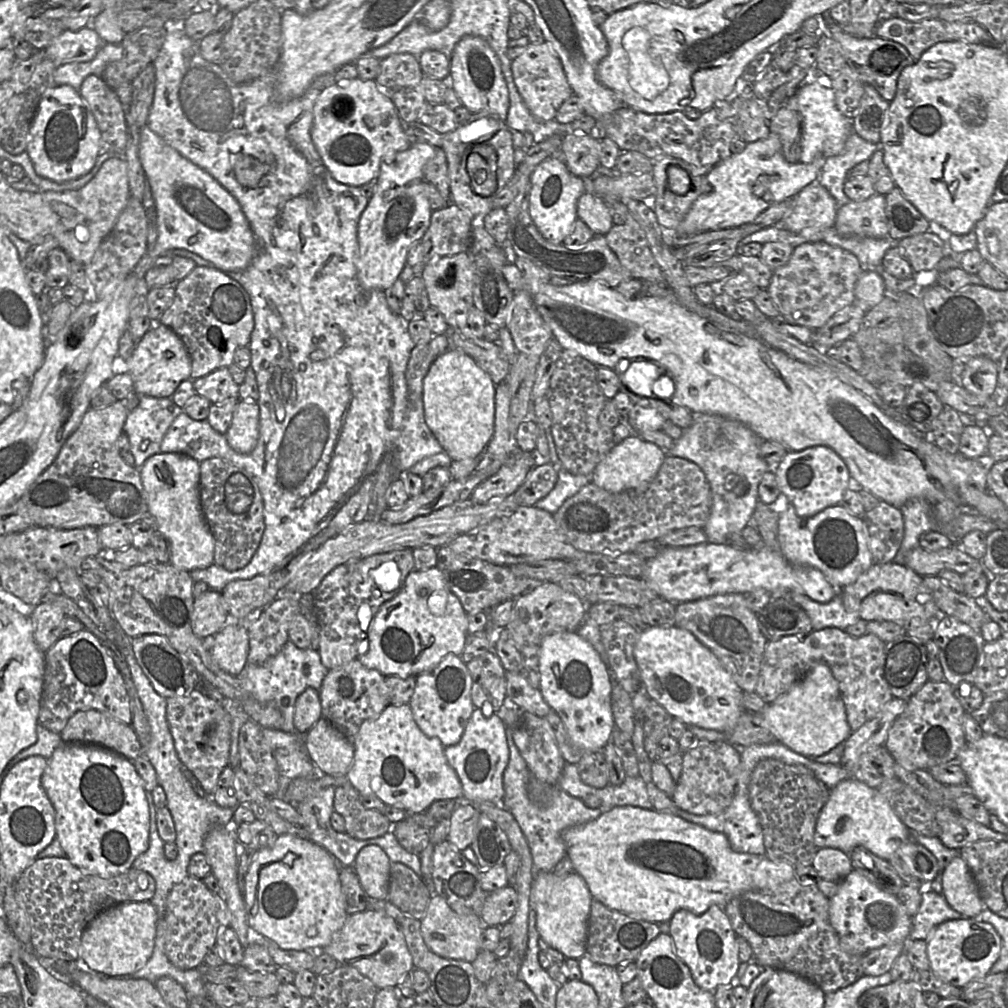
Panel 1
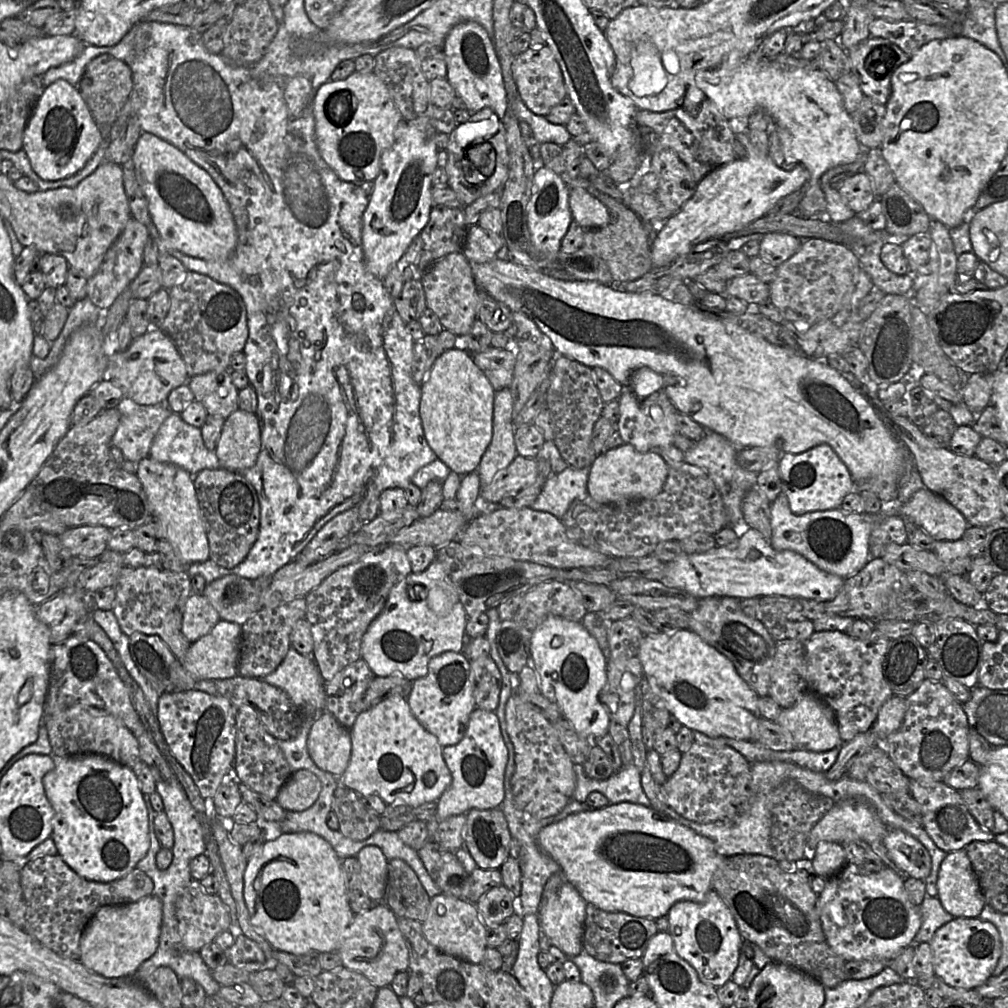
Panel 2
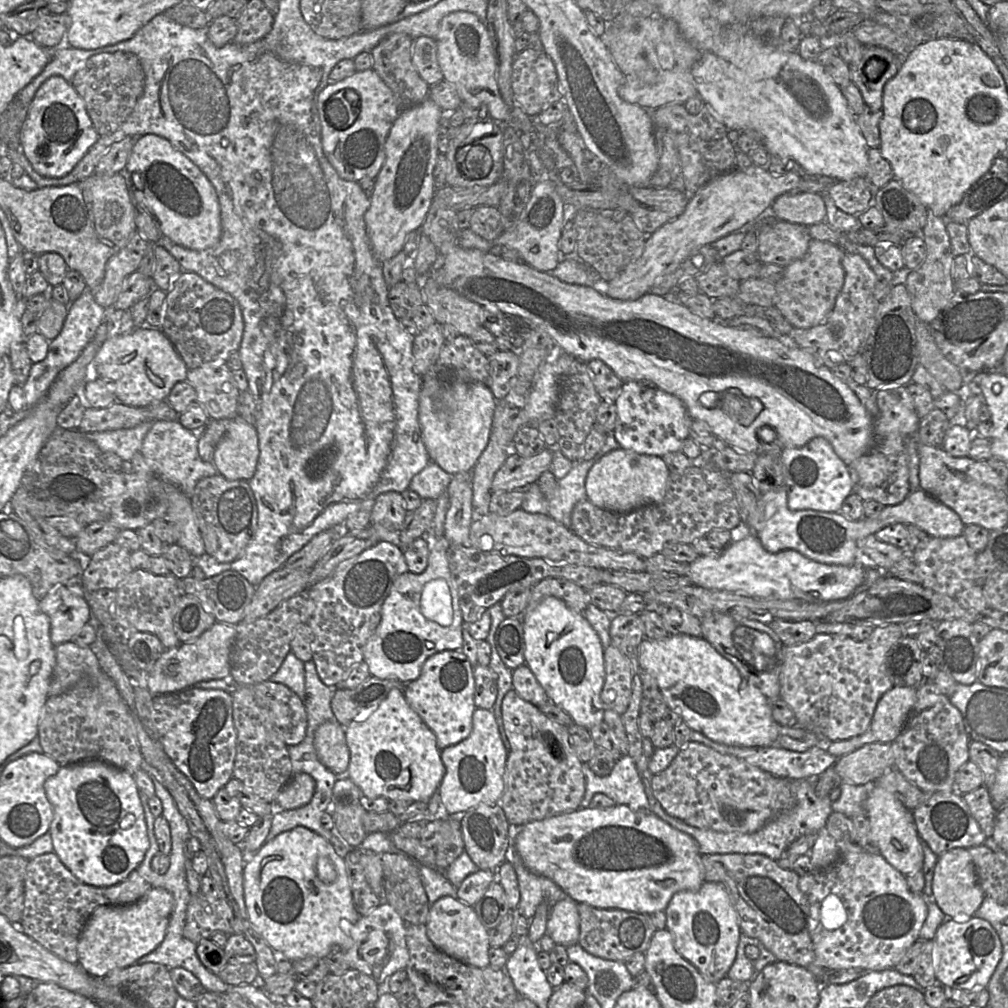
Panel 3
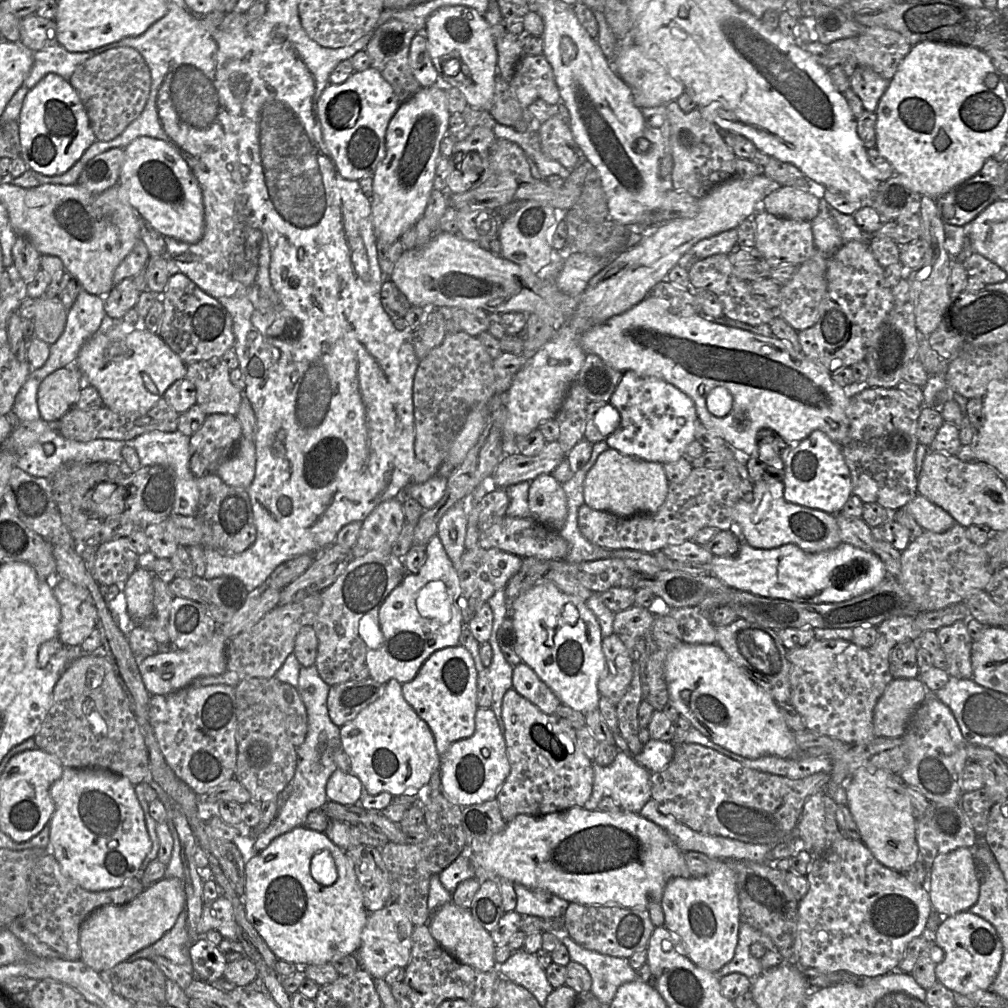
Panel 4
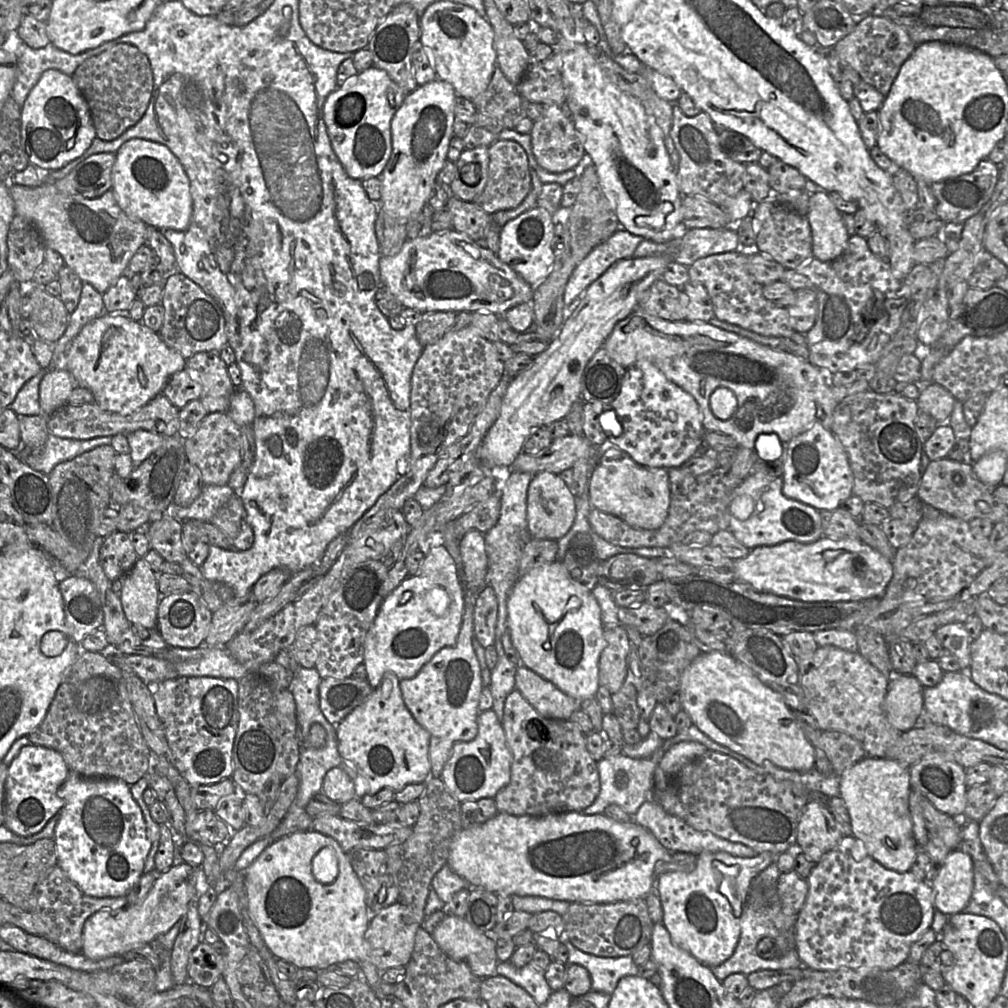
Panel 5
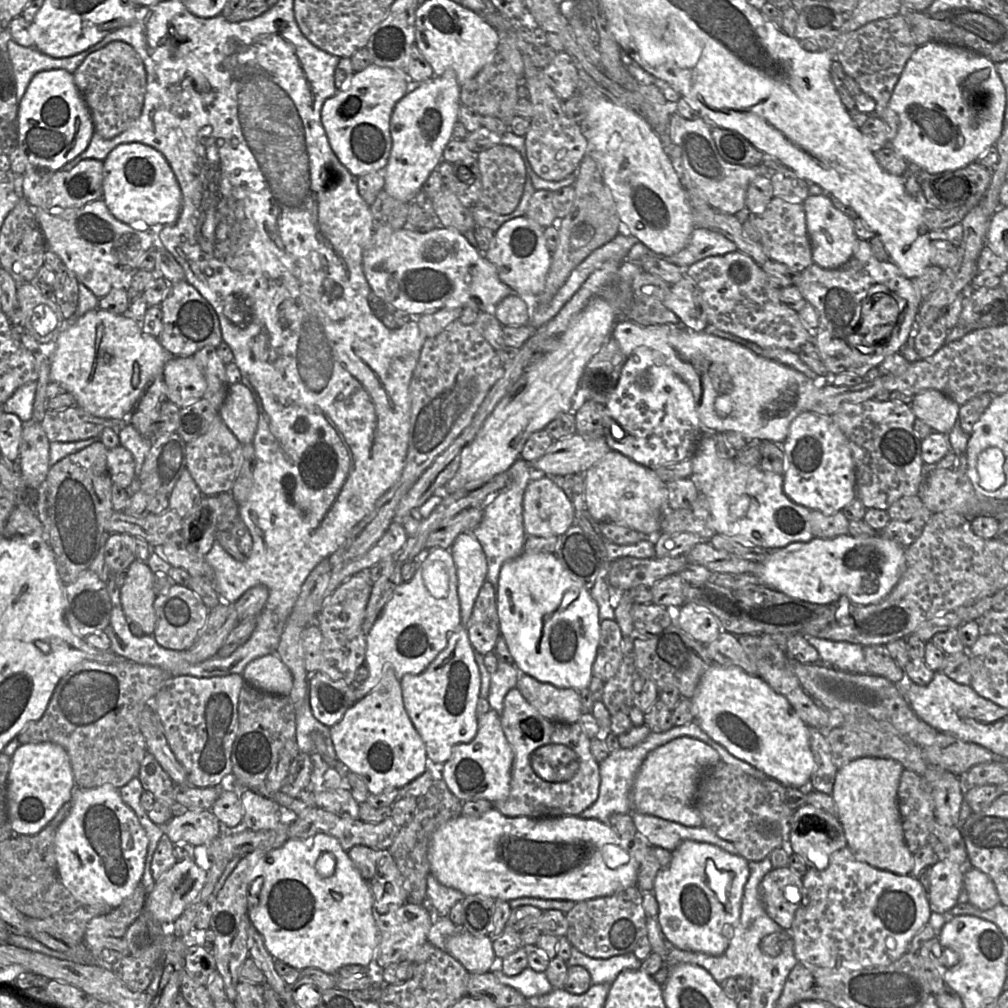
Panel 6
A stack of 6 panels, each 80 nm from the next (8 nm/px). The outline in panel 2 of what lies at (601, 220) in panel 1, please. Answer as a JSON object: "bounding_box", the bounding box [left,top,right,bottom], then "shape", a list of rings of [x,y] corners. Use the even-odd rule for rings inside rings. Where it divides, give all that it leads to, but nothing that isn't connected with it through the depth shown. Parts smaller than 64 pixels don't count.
{"bounding_box":[569,189,610,229],"shape":[[[571,189],[569,205],[573,221],[584,229],[599,229],[610,223],[608,208],[583,189]]]}

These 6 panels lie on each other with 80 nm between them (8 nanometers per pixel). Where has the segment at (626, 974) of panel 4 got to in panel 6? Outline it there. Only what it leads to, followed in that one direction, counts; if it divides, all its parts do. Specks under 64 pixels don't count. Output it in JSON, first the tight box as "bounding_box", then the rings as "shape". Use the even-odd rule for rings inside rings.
{"bounding_box":[567,947,642,984],"shape":[[[571,947],[571,956],[567,961],[568,966],[580,965],[585,967],[591,976],[592,984],[610,983],[616,979],[623,970],[639,970],[642,961],[639,960],[634,952],[613,956],[610,958],[592,958],[576,947]]]}

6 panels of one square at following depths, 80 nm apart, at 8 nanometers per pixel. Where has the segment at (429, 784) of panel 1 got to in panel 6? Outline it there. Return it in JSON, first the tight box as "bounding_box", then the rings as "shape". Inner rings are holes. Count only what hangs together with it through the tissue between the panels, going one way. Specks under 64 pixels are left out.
{"bounding_box":[330,672,430,795],"shape":[[[386,672],[386,676],[383,676],[372,691],[356,701],[342,719],[330,727],[330,737],[337,759],[358,775],[373,795],[379,795],[386,789],[400,789],[406,786],[423,774],[430,765],[426,746],[404,707],[400,680],[390,672]]]}

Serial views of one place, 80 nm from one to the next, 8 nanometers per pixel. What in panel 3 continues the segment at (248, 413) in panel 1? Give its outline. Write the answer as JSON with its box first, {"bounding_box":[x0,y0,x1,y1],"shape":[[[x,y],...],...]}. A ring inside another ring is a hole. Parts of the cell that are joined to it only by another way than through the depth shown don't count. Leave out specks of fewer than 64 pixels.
{"bounding_box":[213,415,258,481],"shape":[[[237,415],[215,447],[213,464],[228,480],[249,481],[255,474],[258,457],[257,429]]]}

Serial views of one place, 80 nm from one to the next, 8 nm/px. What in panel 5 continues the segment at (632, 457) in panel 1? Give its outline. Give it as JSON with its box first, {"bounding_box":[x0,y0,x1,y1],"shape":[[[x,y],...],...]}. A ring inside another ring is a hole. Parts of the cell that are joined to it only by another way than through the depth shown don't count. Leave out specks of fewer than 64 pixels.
{"bounding_box":[589,447,671,530],"shape":[[[617,447],[605,451],[589,480],[592,508],[614,515],[633,528],[654,530],[667,518],[671,492],[666,468],[643,466]]]}

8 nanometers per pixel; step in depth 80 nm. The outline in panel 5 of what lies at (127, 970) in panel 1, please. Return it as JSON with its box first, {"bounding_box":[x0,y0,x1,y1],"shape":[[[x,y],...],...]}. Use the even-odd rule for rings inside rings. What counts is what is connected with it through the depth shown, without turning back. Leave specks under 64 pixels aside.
{"bounding_box":[81,861,198,960],"shape":[[[184,861],[172,865],[168,870],[160,873],[141,903],[120,909],[102,909],[91,915],[84,924],[81,952],[92,960],[101,960],[150,944],[167,933],[185,915],[190,901],[196,896],[196,868],[198,867],[193,867]]]}

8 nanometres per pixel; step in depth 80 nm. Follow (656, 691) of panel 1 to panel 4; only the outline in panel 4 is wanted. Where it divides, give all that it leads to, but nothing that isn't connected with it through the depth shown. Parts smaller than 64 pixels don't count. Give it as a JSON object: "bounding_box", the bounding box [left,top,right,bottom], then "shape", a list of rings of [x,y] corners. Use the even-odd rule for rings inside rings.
{"bounding_box":[665,643,807,758],"shape":[[[680,643],[668,654],[665,680],[669,700],[681,716],[715,744],[738,755],[796,758],[807,753],[796,743],[778,703],[746,675],[717,644]]]}

